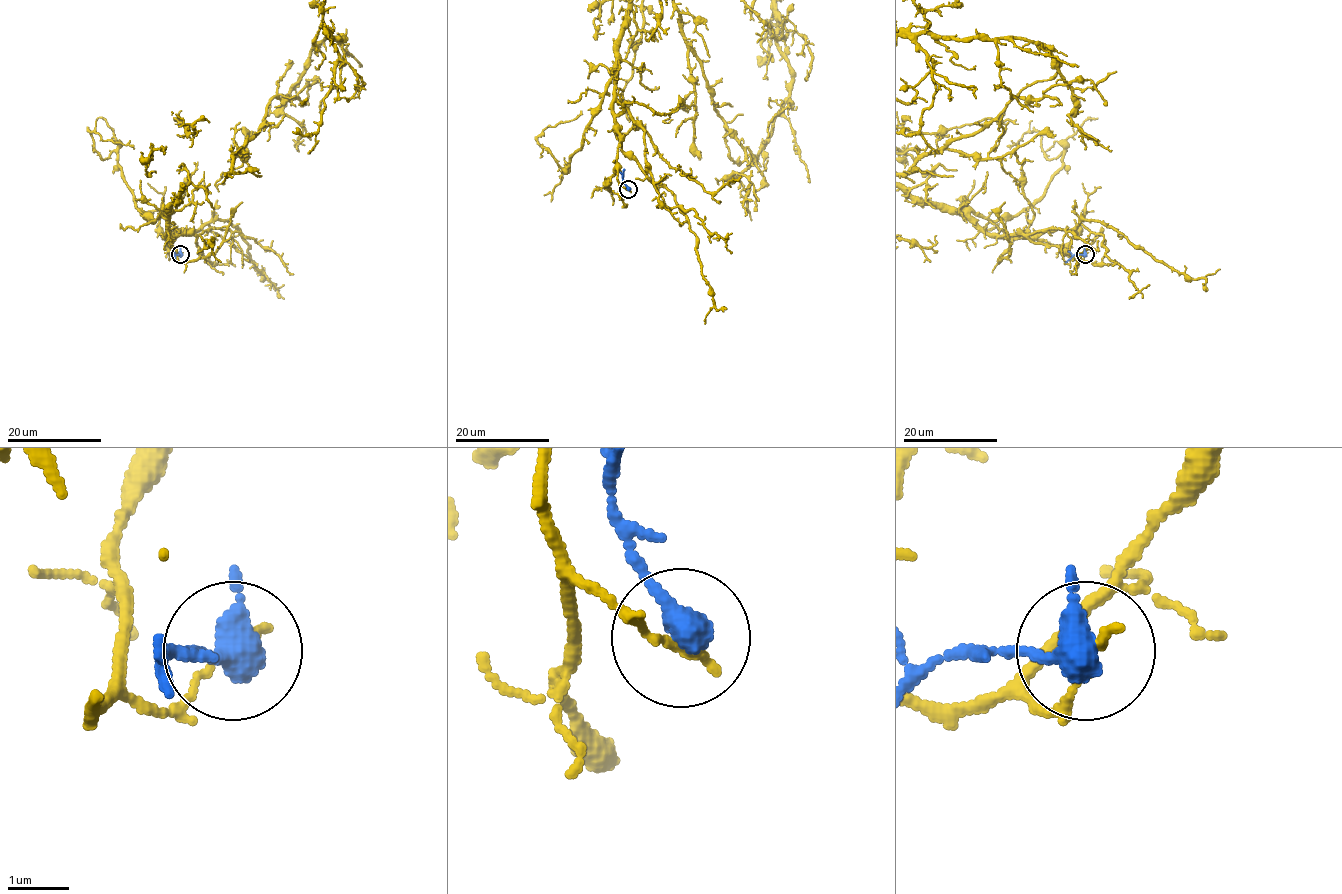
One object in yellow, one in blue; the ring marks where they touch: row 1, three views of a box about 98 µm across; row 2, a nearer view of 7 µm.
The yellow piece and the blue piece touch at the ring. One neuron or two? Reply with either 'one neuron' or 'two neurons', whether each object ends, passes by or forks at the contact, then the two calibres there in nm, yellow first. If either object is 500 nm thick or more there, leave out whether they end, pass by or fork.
two neurons | yellow ends | blue passes by | 150/400 nm

